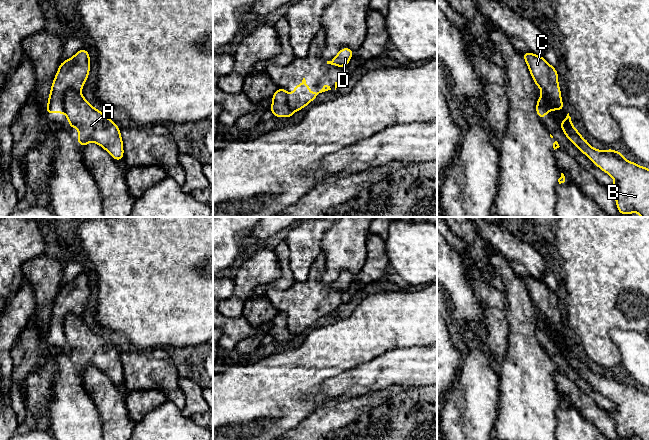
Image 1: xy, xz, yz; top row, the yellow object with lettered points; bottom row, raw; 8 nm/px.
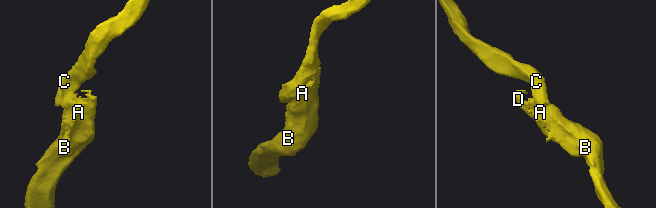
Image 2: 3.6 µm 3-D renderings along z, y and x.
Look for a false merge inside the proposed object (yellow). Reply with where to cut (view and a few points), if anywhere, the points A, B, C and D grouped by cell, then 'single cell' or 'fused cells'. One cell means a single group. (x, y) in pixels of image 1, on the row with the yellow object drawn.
cut in xy along (79, 90), (68, 90), (65, 93), (64, 113); A B D / C; fused cells

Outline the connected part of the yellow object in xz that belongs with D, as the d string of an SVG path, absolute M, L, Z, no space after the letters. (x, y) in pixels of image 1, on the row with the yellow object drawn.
M342 48L332 61L327 61L327 64L337 65L340 69L350 62L353 56L353 50L350 48Z

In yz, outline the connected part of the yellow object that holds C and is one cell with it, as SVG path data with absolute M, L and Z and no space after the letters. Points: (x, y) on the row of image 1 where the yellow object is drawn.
M526 52L522 56L528 65L535 84L546 94L551 103L548 107L537 104L536 112L538 117L541 119L552 110L565 109L562 103L556 68L552 67L544 57L536 54Z

